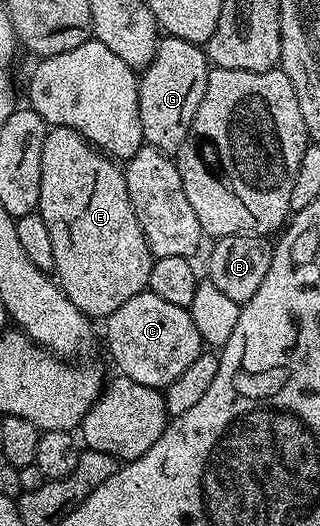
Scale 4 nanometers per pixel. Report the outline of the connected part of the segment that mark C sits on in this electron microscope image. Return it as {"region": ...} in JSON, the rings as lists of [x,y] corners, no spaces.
{"region":[[[148,288],[132,296],[132,300],[120,304],[116,312],[104,319],[106,326],[106,346],[110,349],[110,358],[121,377],[136,384],[148,384],[165,388],[176,380],[196,356],[204,352],[204,343],[200,328],[192,320],[189,309],[180,304],[172,304],[156,296]]]}

